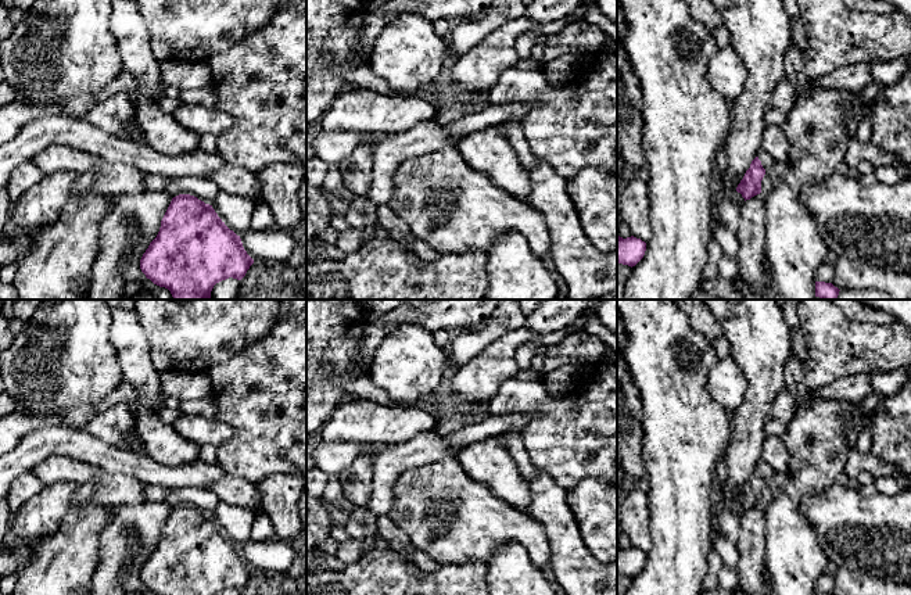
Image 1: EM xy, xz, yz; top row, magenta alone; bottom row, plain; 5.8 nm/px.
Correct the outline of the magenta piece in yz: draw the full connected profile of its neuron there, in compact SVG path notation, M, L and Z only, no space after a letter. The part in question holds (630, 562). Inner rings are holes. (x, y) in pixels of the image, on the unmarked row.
M634 546L617 548L617 574L635 577L645 566L646 553Z

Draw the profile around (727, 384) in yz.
M731 356L718 359L709 372L709 394L731 415L745 398L747 380Z

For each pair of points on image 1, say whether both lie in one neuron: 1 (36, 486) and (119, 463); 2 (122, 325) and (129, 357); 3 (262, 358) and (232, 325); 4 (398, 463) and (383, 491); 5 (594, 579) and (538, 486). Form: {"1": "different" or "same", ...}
{"1": "different", "2": "same", "3": "different", "4": "same", "5": "same"}

